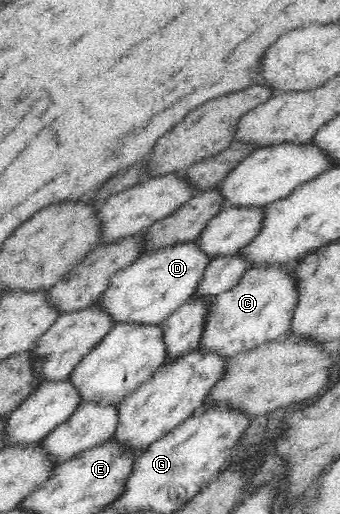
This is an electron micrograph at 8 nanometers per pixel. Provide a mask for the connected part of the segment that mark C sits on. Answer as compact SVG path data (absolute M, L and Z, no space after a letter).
M290 268L247 269L235 286L213 297L206 308L199 349L205 354L232 357L290 332L297 293Z

